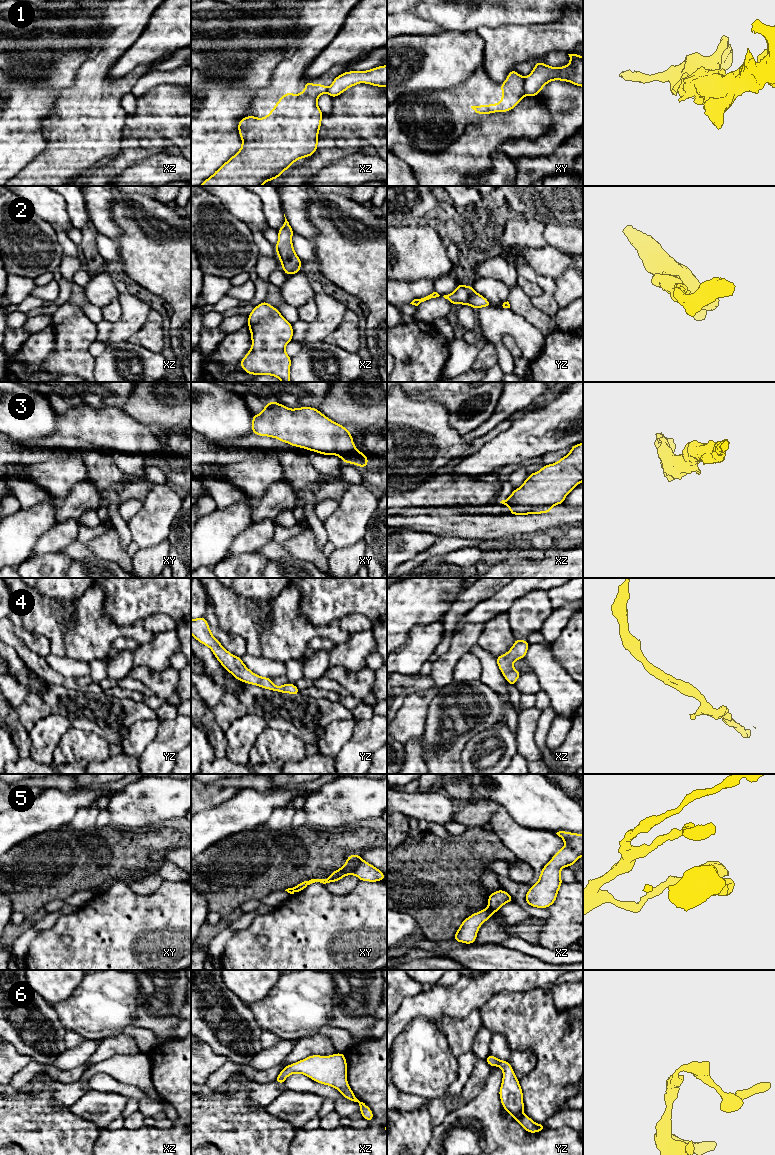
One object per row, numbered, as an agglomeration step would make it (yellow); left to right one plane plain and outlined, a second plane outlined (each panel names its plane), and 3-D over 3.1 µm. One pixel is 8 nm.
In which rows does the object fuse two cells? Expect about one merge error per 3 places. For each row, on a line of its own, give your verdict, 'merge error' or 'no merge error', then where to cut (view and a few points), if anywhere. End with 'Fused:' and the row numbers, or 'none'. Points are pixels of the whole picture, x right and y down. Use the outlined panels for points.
1: merge error; cut in xy along (525, 78), (524, 94)
2: no merge error; no cut
3: no merge error; no cut
4: no merge error; no cut
5: merge error; cut in xz along (487, 907), (493, 912)
6: no merge error; no cut
Fused: 1, 5

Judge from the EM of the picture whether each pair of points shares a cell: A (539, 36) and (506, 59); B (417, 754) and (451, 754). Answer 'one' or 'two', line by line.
A: one
B: two

